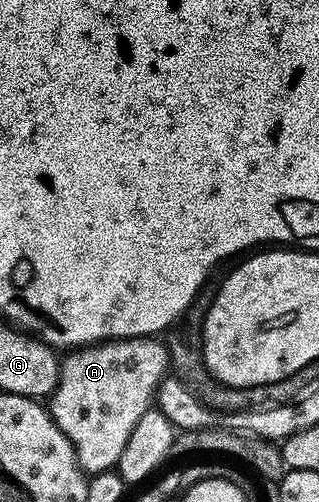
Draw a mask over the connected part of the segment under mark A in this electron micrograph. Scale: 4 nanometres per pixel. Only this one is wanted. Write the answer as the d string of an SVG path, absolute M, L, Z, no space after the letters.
M138 337L136 339L110 339L103 343L94 343L70 350L69 356L60 360L61 376L57 382L57 387L53 394L47 400L47 410L49 416L55 421L55 425L59 425L59 429L65 432L65 436L71 441L71 445L77 454L77 464L81 466L81 470L85 472L86 476L92 477L95 475L102 475L104 471L113 471L117 463L121 459L123 449L127 445L127 441L131 437L131 433L135 429L135 425L139 425L139 421L143 417L143 413L147 413L154 406L155 396L157 394L158 386L164 382L169 371L169 351L160 343L160 338L157 337Z

